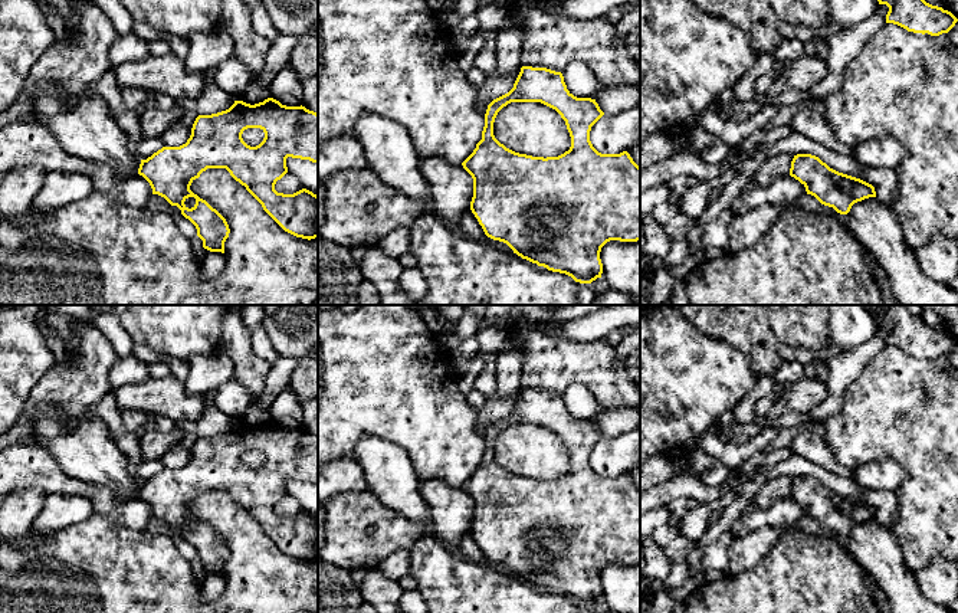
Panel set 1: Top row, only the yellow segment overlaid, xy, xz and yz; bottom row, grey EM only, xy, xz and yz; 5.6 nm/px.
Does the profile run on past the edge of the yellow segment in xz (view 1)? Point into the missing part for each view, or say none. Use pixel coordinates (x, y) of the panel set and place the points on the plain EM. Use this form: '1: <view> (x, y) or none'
1: none

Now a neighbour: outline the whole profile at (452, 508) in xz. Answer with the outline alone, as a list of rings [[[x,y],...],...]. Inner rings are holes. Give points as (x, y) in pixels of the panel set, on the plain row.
[[[420,481],[419,492],[430,507],[433,525],[430,534],[447,550],[459,553],[460,540],[470,531],[473,501],[463,491],[444,481]]]

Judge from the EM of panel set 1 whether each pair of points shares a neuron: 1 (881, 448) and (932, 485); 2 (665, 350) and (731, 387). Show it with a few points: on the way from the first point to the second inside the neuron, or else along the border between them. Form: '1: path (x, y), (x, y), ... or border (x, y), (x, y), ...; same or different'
1: path (893, 448), (921, 472); same
2: path (681, 366), (692, 377), (715, 377); same

